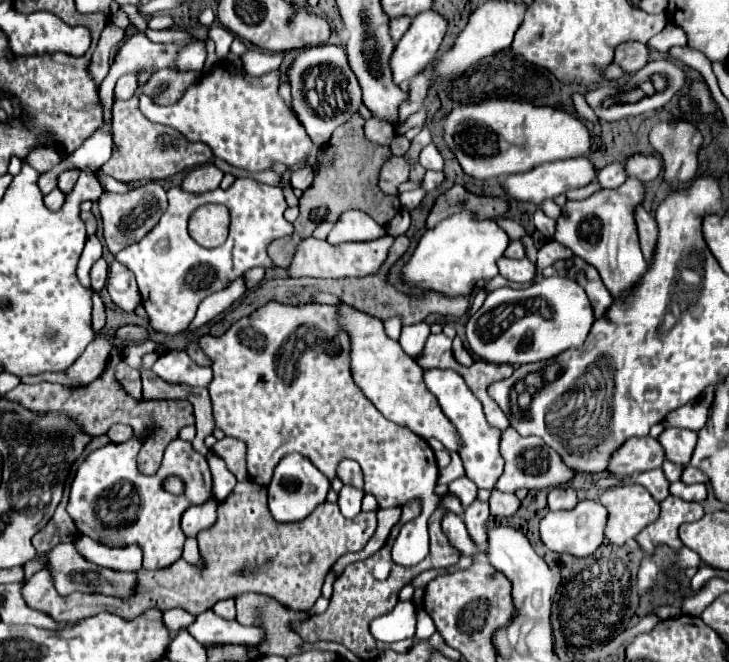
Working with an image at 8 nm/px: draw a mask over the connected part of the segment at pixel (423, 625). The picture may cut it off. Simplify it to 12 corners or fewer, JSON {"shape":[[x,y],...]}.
{"shape":[[418,611],[416,641],[428,639],[436,631],[426,611]]}

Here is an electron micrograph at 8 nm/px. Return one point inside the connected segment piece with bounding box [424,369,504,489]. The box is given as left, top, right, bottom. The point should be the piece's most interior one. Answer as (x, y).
(482, 460)

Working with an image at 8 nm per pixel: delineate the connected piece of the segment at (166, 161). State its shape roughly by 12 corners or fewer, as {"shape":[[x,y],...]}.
{"shape":[[113,104],[112,159],[122,183],[166,179],[210,161],[204,143]]}

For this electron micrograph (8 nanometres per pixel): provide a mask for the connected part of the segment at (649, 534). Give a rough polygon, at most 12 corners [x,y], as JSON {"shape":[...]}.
{"shape":[[668,497],[656,523],[636,535],[646,555],[660,543],[680,549],[678,527],[704,517],[700,503]]}

